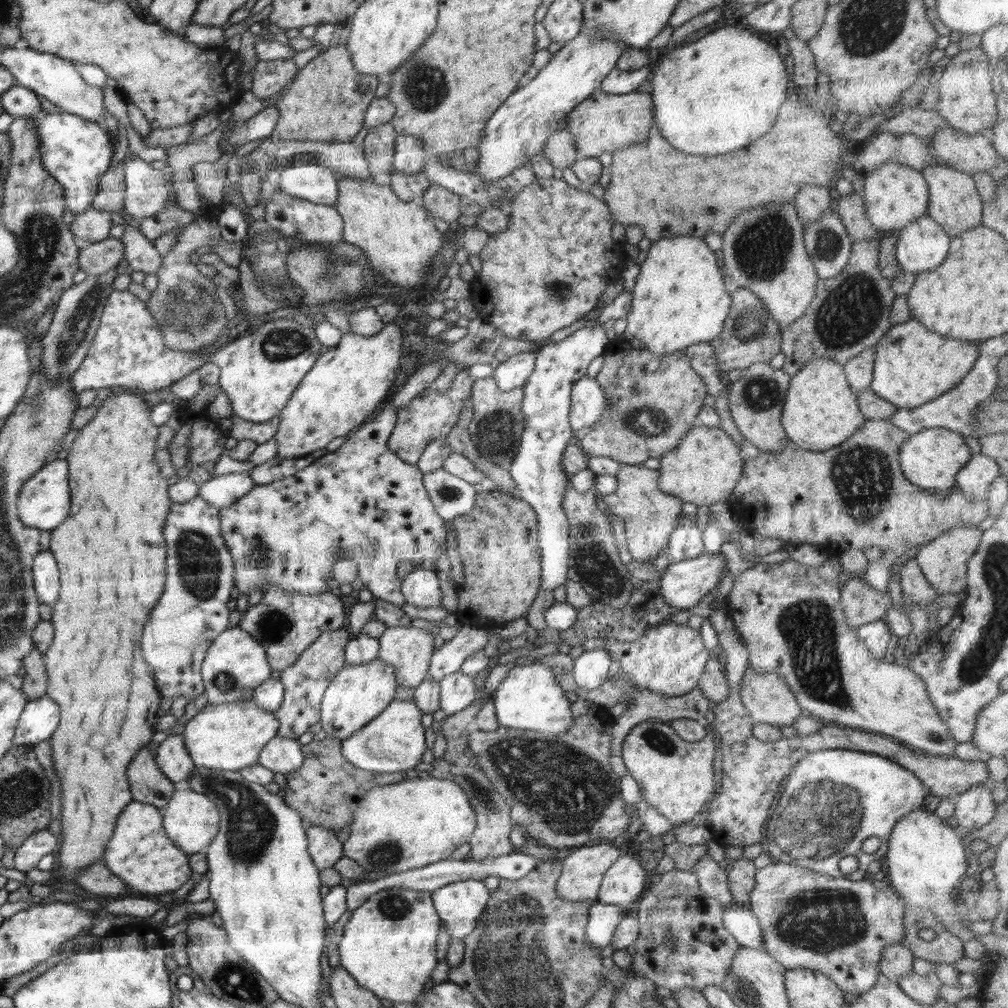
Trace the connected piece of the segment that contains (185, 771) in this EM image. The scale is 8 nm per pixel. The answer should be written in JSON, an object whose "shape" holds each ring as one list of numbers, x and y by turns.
{"shape":[[182,735,168,736,155,750,158,768,164,776,174,784,186,780,194,770,195,764,185,747]]}

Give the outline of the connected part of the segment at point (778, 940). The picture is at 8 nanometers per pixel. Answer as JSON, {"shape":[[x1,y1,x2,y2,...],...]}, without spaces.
{"shape":[[773,862,760,868,754,876,755,885,749,894,748,908,759,920,764,937,763,950,786,969,810,969,833,980,850,998,874,986,881,973,882,951,892,944,901,944,910,932,902,922,905,901,894,888,878,889,868,880,851,881,795,865]]}

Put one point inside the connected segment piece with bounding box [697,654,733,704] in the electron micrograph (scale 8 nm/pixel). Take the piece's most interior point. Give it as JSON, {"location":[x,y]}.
{"location":[713,683]}

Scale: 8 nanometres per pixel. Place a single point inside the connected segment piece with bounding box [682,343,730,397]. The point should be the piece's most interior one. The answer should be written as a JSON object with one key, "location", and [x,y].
{"location":[702,358]}

